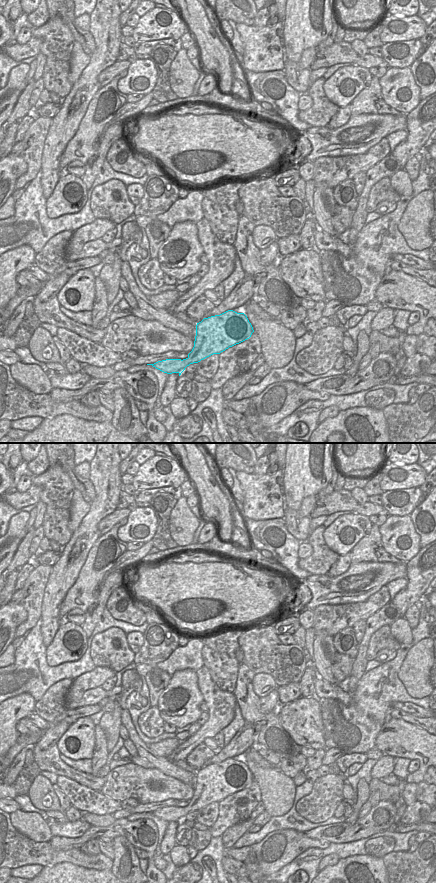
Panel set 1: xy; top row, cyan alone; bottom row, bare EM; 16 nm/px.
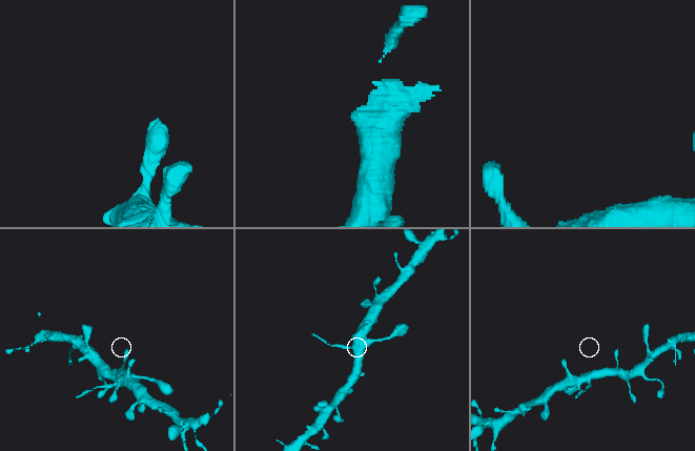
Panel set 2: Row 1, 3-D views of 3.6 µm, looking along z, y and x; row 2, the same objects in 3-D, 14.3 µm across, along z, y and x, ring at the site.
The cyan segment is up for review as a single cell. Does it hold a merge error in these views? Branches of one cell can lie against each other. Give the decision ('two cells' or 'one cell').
two cells

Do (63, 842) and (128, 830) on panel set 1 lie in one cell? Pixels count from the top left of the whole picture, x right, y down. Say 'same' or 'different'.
same

